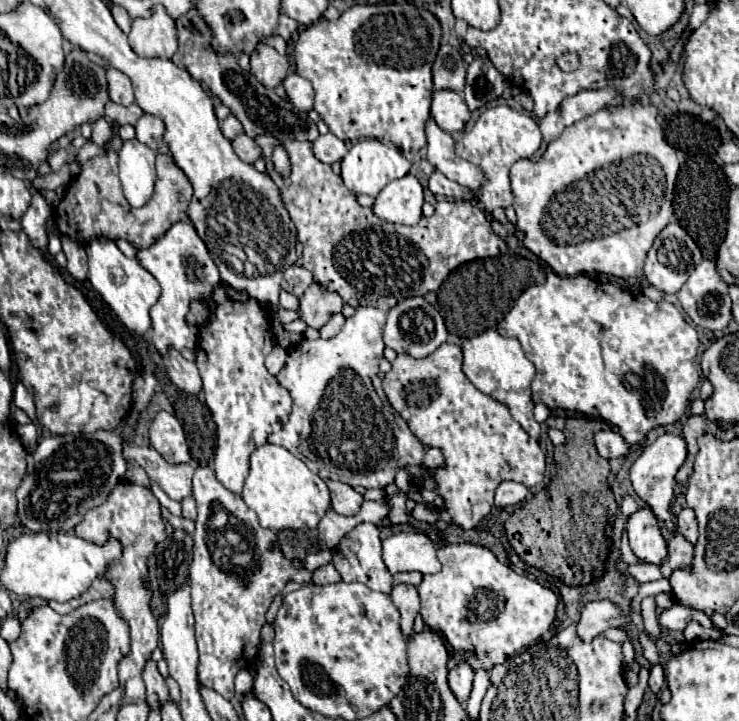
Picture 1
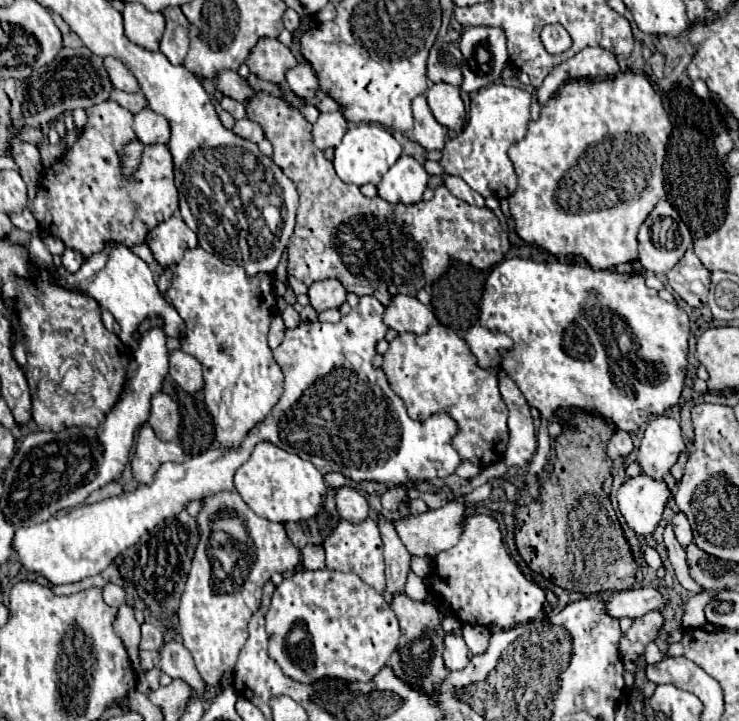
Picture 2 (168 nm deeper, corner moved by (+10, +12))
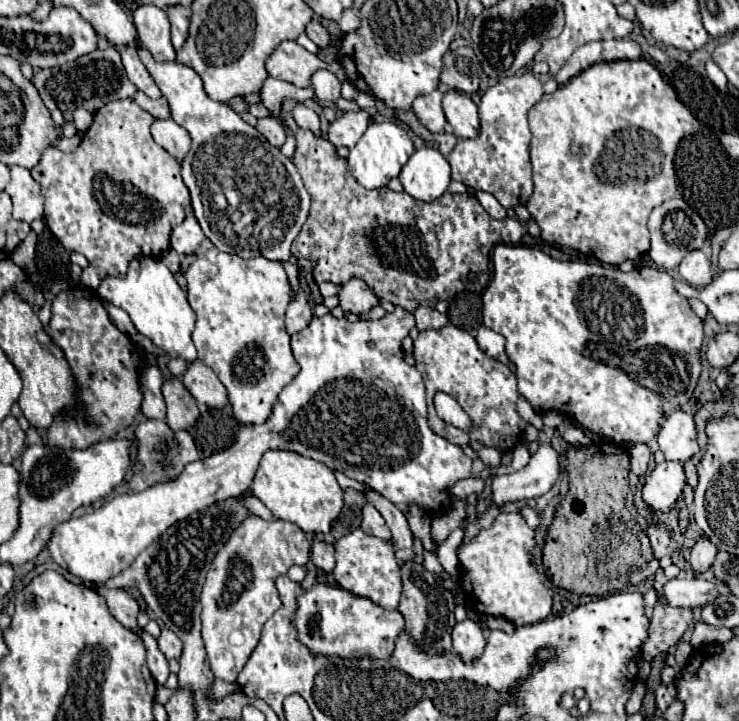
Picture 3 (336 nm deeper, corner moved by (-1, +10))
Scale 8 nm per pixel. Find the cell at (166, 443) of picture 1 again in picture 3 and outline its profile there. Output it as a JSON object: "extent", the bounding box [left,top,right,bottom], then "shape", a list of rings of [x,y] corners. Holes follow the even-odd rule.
{"extent":[163,378,199,430],"shape":[[[181,378],[165,380],[163,396],[167,402],[167,424],[171,426],[171,430],[191,428],[199,416],[199,410],[195,398],[183,386]]]}

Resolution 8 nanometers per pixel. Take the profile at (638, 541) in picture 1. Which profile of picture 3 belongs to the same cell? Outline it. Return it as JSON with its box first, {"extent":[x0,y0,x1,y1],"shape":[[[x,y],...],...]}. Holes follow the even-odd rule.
{"extent":[641,462,687,512],"shape":[[[661,462],[645,478],[645,484],[641,488],[643,504],[651,512],[669,512],[675,508],[685,484],[687,482],[681,462]]]}

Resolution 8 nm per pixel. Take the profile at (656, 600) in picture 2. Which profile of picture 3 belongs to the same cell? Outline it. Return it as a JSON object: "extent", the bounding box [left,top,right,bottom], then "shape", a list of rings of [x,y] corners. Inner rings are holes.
{"extent":[659,578,719,608],"shape":[[[691,578],[691,580],[669,580],[663,590],[659,592],[659,598],[663,598],[669,606],[677,608],[697,608],[713,602],[719,596],[719,582]]]}

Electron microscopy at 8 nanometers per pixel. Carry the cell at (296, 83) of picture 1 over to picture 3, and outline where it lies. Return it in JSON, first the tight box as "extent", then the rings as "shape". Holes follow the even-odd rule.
{"extent":[311,70,341,102],"shape":[[[317,70],[313,76],[311,76],[311,88],[315,90],[315,96],[321,100],[321,102],[333,102],[337,100],[341,94],[341,84],[337,82],[337,76],[329,70]]]}

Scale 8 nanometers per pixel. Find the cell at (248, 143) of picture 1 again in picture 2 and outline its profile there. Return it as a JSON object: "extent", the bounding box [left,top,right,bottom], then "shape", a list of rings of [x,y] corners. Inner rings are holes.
{"extent":[234,118,264,142],"shape":[[[248,118],[238,120],[236,126],[234,126],[234,132],[236,132],[238,136],[244,136],[246,140],[252,140],[252,142],[264,140],[264,130],[262,130],[262,126],[256,124],[256,122],[252,122],[252,120],[248,120]]]}

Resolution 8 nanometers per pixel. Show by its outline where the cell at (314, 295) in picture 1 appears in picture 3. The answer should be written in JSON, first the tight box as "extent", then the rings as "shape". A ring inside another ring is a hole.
{"extent":[337,278,377,314],"shape":[[[351,278],[349,282],[341,284],[341,290],[337,296],[339,296],[339,306],[351,314],[361,314],[377,304],[375,294],[359,278]]]}

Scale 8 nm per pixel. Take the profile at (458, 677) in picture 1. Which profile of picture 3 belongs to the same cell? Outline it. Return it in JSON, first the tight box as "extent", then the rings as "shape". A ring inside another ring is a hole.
{"extent":[453,620,485,662],"shape":[[[473,620],[459,622],[453,628],[453,652],[463,658],[463,662],[475,662],[479,654],[483,654],[485,638],[481,632],[481,626]]]}

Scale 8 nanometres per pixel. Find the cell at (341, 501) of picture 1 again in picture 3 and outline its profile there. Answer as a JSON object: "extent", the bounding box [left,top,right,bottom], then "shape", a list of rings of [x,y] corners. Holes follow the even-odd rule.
{"extent":[361,504,391,542],"shape":[[[363,504],[361,512],[363,512],[361,530],[367,532],[367,534],[371,534],[371,536],[377,536],[377,538],[389,542],[389,540],[391,540],[391,532],[389,532],[385,520],[381,518],[381,514],[375,510],[375,506],[371,506],[371,504]]]}

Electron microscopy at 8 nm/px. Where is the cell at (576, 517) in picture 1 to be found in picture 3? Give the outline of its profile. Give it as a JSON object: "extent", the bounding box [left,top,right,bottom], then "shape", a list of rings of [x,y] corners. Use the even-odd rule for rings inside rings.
{"extent":[543,444,647,596],"shape":[[[607,444],[569,446],[565,468],[569,474],[569,492],[547,526],[543,546],[547,578],[559,588],[587,596],[629,590],[629,576],[645,568],[647,560],[639,540],[643,532],[625,508],[625,496],[630,490],[627,450]]]}

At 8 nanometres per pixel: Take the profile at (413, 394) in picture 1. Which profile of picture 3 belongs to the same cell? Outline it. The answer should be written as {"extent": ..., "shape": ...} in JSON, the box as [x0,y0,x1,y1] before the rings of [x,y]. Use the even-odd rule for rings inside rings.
{"extent":[413,324,525,452],"shape":[[[447,324],[441,330],[423,330],[413,342],[413,356],[415,368],[425,380],[428,423],[435,434],[447,438],[461,448],[469,446],[471,442],[479,442],[483,446],[497,448],[499,452],[511,452],[515,448],[515,442],[521,442],[525,420],[515,410],[515,402],[519,396],[515,374],[499,360],[493,360],[485,352],[481,352],[469,332],[459,330],[453,324]],[[436,392],[455,396],[455,400],[471,416],[477,428],[473,432],[463,432],[439,420],[433,402]]]}

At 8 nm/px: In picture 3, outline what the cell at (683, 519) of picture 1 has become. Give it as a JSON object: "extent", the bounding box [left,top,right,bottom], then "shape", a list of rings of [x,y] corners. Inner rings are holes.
{"extent":[689,536,717,572],"shape":[[[699,536],[699,538],[697,538],[697,542],[695,542],[695,544],[693,544],[693,548],[691,548],[689,564],[693,566],[693,570],[705,572],[705,570],[709,570],[709,568],[711,568],[715,554],[717,554],[715,544],[711,544],[711,540],[709,540],[709,538]]]}

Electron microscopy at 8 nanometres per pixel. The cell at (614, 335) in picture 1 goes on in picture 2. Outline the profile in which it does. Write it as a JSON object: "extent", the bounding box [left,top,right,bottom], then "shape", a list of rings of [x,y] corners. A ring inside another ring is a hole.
{"extent":[480,258,690,432],"shape":[[[506,258],[496,268],[490,272],[484,292],[482,292],[482,306],[480,306],[480,324],[492,332],[504,332],[506,336],[512,338],[514,346],[510,350],[504,350],[502,356],[502,368],[504,372],[514,380],[514,384],[520,388],[524,394],[526,402],[534,408],[540,410],[542,420],[548,420],[558,408],[578,408],[584,412],[596,412],[600,418],[606,422],[614,424],[616,430],[624,432],[636,432],[650,416],[654,414],[664,414],[668,408],[676,406],[680,400],[680,392],[684,386],[684,376],[686,376],[686,364],[688,364],[688,336],[690,336],[690,320],[688,314],[666,300],[658,296],[656,290],[648,288],[644,282],[642,274],[618,274],[614,270],[592,270],[588,265],[553,262],[532,262],[526,258]]]}

